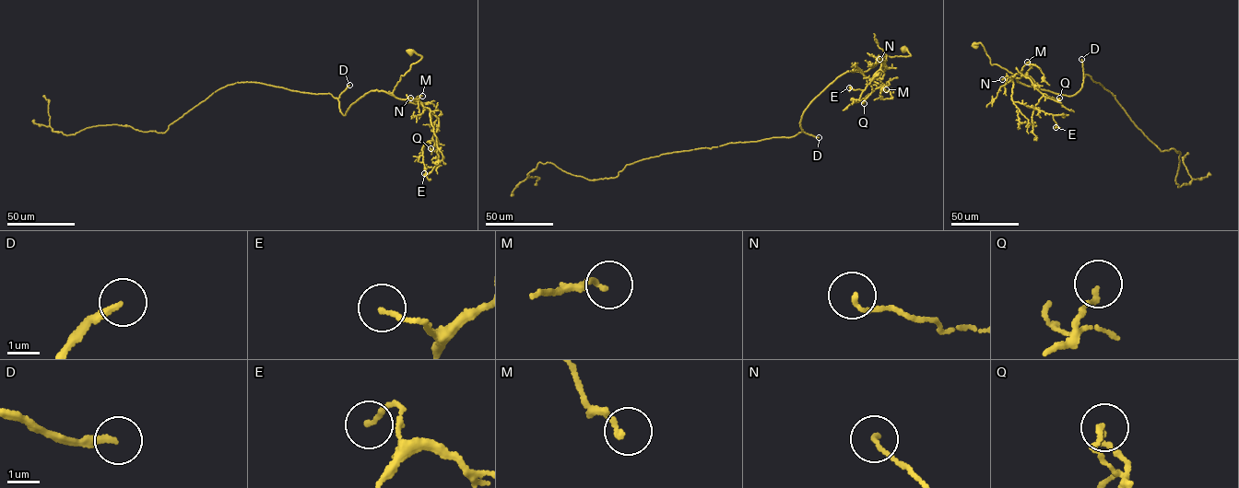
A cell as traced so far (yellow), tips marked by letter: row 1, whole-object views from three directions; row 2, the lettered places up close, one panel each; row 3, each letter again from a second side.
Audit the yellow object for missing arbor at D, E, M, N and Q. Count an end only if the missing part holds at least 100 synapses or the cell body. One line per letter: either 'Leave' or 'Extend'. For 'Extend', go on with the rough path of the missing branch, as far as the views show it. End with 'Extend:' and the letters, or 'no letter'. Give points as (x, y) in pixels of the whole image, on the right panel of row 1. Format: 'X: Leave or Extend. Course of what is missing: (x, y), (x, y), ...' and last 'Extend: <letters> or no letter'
D: Extend. Course of what is missing: (1081, 59), (1081, 54), (1071, 41), (1045, 34), (1036, 39), (1028, 29), (1018, 9)
E: Leave
M: Leave
N: Leave
Q: Leave
Extend: D

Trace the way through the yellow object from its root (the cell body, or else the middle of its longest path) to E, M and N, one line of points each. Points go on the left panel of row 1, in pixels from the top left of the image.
E: (409, 52), (421, 58), (401, 75), (392, 93), (419, 101), (430, 110), (438, 157), (431, 171), (424, 173)
M: (409, 52), (414, 52), (421, 58), (401, 75), (392, 93), (401, 98), (414, 99), (422, 96)
N: (409, 52), (414, 52), (421, 58), (401, 75), (392, 93), (401, 98), (418, 99), (410, 98)

